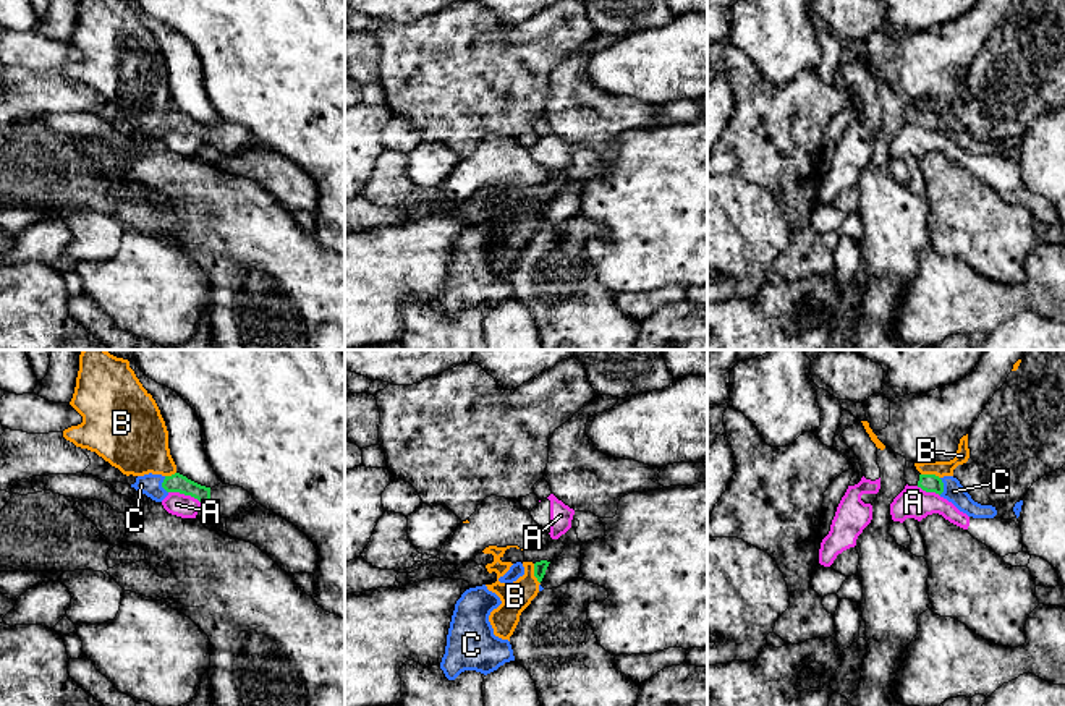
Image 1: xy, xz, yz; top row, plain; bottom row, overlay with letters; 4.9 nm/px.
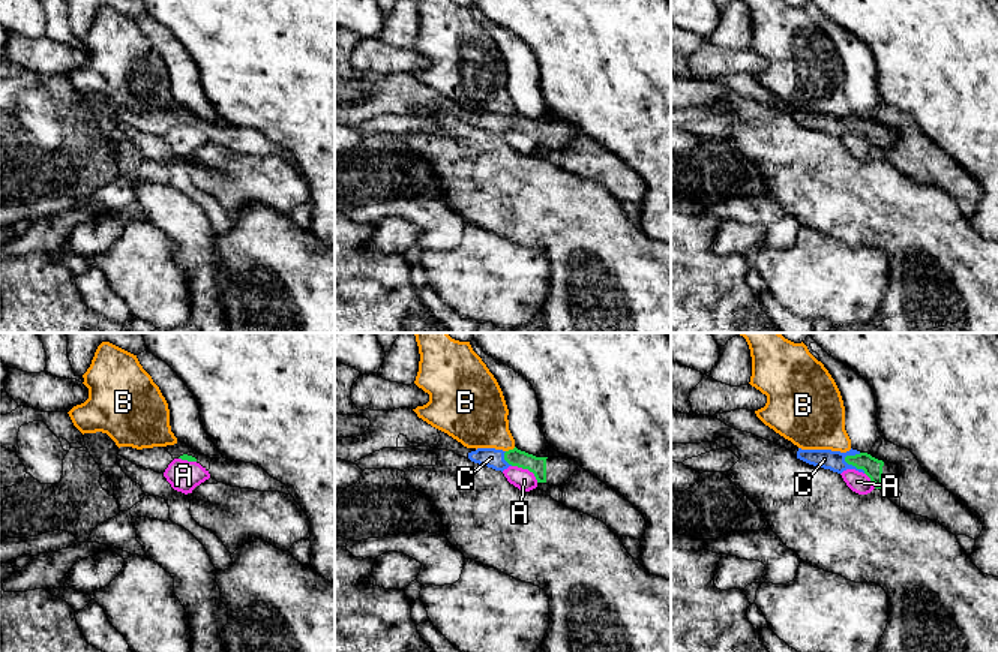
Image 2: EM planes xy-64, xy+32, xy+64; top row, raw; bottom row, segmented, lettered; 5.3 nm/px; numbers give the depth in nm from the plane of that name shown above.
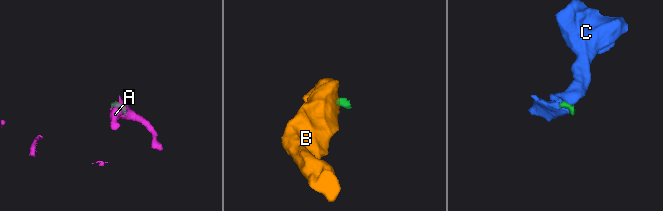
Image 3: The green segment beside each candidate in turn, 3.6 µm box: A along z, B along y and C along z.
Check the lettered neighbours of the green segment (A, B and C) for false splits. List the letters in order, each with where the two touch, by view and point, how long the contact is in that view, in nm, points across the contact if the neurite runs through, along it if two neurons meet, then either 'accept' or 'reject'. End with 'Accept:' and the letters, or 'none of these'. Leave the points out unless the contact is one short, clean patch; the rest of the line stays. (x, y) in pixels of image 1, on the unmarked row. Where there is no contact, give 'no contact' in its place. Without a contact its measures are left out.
A: xy (186, 131) | 190 nm | along xy (169, 128), (190, 131), (203, 143) | reject
B: xz (534, 211) | 110 nm | along xz (533, 201), (533, 211), (539, 221) | reject
C: yz (942, 123) | 90 nm | across yz (929, 120), (942, 123), (954, 128) | accept
Accept: C

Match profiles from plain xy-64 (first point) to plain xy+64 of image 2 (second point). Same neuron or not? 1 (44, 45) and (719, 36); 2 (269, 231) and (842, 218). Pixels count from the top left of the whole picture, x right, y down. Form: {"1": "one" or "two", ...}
{"1": "two", "2": "one"}

